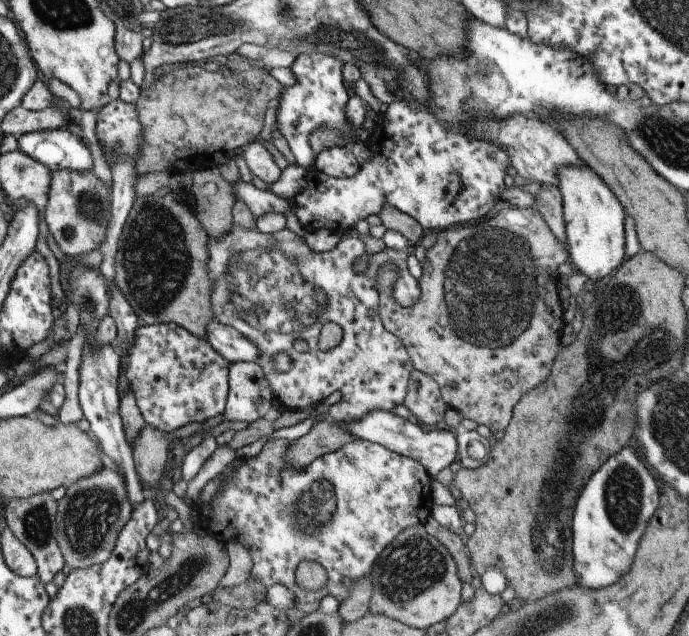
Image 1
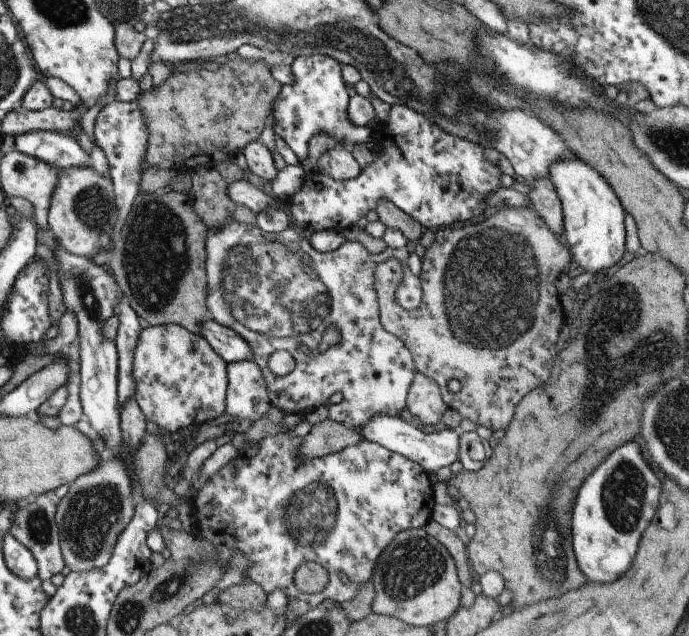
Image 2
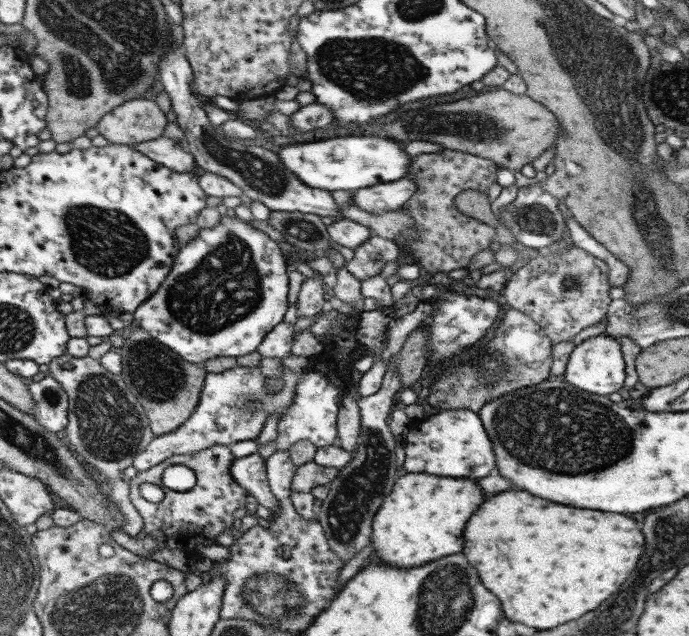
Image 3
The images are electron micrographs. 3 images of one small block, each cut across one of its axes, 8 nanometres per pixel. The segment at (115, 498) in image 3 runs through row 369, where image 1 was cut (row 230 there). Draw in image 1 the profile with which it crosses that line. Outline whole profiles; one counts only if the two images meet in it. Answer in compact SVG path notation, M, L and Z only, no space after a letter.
M57 168L52 174L48 192L48 202L44 210L44 221L49 232L54 236L61 250L68 255L84 256L88 252L99 250L106 242L106 228L110 222L110 202L112 189L98 178L92 170L76 172L76 170Z

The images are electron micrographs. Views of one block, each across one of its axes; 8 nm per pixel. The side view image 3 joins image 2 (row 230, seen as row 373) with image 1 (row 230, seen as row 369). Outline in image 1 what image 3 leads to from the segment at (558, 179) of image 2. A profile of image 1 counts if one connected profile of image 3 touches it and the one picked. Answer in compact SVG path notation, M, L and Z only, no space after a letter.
M564 166L558 170L558 184L556 188L560 190L562 196L564 220L566 229L566 246L570 254L570 263L573 268L578 269L578 272L584 274L588 280L592 282L602 283L602 280L609 276L622 264L624 255L626 254L626 233L625 233L625 210L621 201L616 198L616 195L608 184L598 176L595 170L584 166Z

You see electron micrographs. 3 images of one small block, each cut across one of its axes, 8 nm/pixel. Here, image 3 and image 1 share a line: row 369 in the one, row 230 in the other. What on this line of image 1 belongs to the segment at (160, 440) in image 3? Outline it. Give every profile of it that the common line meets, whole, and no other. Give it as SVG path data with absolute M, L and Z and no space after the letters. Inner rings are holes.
M232 224L230 232L226 232L220 240L208 238L208 272L213 284L210 294L212 314L220 324L231 326L258 346L260 358L256 362L264 371L264 376L272 388L276 408L282 411L301 410L314 404L320 405L330 394L339 391L342 393L342 399L330 406L328 416L345 425L350 420L362 418L370 410L384 410L394 414L395 407L404 406L414 364L402 341L382 326L379 313L380 296L376 290L376 282L378 270L386 262L394 262L400 270L400 276L394 284L394 298L404 308L412 308L420 300L419 281L412 277L406 266L410 251L397 251L386 247L369 255L365 272L358 273L354 269L354 263L365 253L362 240L344 234L333 250L314 252L306 244L304 237L286 228L268 234L262 233L258 228L248 230L244 226ZM328 322L334 322L342 328L343 338L339 345L323 352L318 349L318 341L322 326ZM296 340L307 342L308 350L305 353L295 350L293 345ZM278 352L286 352L290 356L290 372L278 372L274 368L274 356Z

